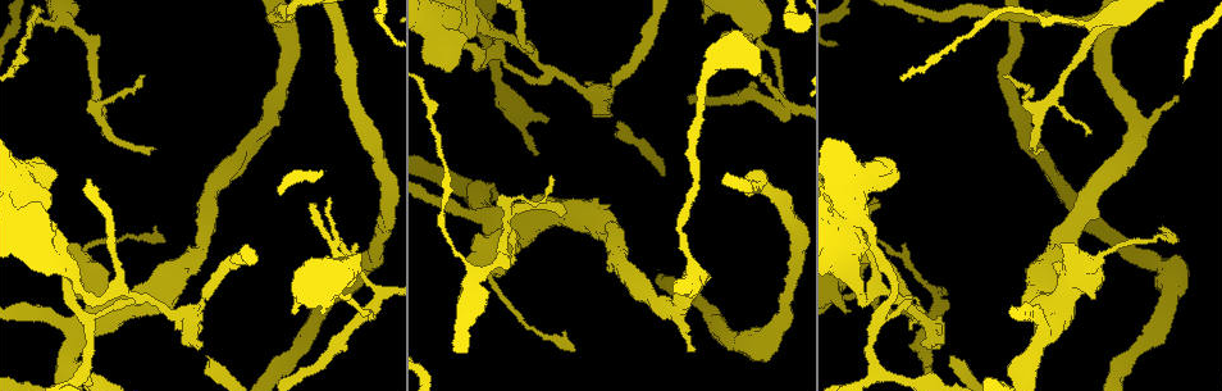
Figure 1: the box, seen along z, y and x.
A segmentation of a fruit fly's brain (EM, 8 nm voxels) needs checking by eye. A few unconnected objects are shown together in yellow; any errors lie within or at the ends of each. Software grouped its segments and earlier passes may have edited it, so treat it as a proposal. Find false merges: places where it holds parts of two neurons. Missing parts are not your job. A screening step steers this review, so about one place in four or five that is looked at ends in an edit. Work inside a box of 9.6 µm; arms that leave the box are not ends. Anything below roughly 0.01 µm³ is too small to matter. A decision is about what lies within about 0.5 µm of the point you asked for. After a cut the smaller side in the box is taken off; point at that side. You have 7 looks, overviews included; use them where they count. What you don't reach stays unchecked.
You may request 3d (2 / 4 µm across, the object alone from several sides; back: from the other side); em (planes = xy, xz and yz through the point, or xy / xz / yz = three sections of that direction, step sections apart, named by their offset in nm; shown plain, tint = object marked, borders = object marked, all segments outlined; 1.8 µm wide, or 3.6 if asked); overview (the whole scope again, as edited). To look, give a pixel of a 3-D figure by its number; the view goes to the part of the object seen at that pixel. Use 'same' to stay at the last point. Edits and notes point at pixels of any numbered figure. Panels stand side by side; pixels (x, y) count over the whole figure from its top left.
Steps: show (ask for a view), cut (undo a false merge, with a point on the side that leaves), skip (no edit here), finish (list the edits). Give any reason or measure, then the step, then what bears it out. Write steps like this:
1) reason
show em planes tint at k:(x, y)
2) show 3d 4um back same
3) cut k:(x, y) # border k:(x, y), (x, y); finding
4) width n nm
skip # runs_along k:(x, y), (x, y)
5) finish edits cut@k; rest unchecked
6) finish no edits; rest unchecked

calibre changes
show em 3.6um yz step 16 tint at 1:(556, 339)

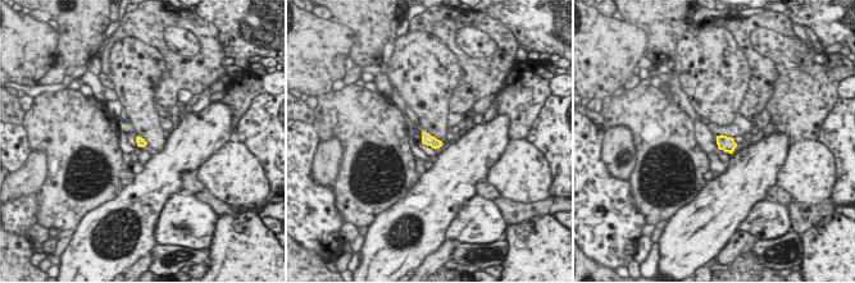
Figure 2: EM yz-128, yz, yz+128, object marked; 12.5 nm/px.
another direction
show em 3.6um planes tint same

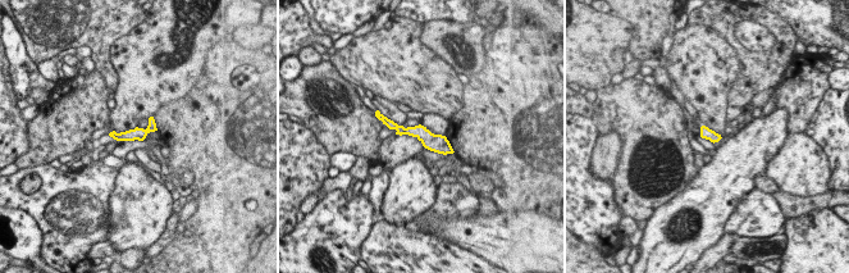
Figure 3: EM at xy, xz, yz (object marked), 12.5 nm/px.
skip # runs_along 3:(389, 123), (448, 150); one neuron here

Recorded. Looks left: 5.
branch point
show 3d 4um at 1:(98, 103)

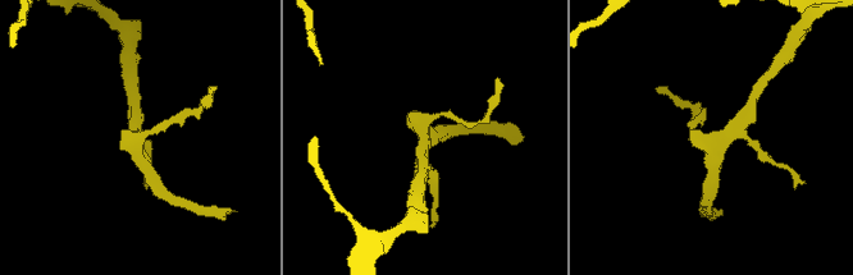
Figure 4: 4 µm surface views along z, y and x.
show em planes tint at 4:(423, 144)

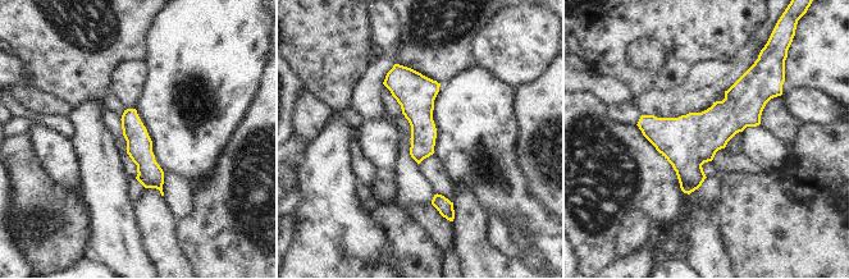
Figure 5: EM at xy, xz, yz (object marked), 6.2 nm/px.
width 160 nm
skip # runs_along 5:(129, 111), (140, 151), (159, 186); continuous, no second neuron

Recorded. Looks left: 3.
abrupt turn
show 3d 2um at 1:(98, 316)

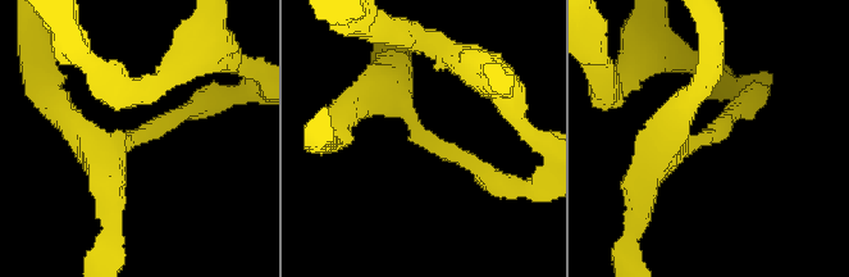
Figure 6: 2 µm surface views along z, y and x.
show em planes tint at 6:(146, 135)

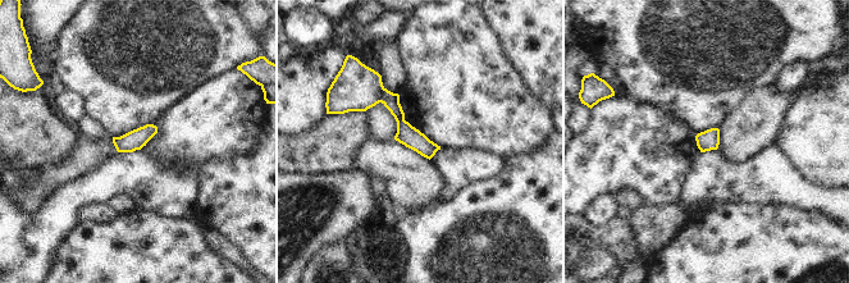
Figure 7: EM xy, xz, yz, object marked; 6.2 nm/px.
skip # runs_along 7:(355, 103), (384, 99), (434, 147); one neuron here

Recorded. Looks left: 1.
finish no edits; rest unchecked

